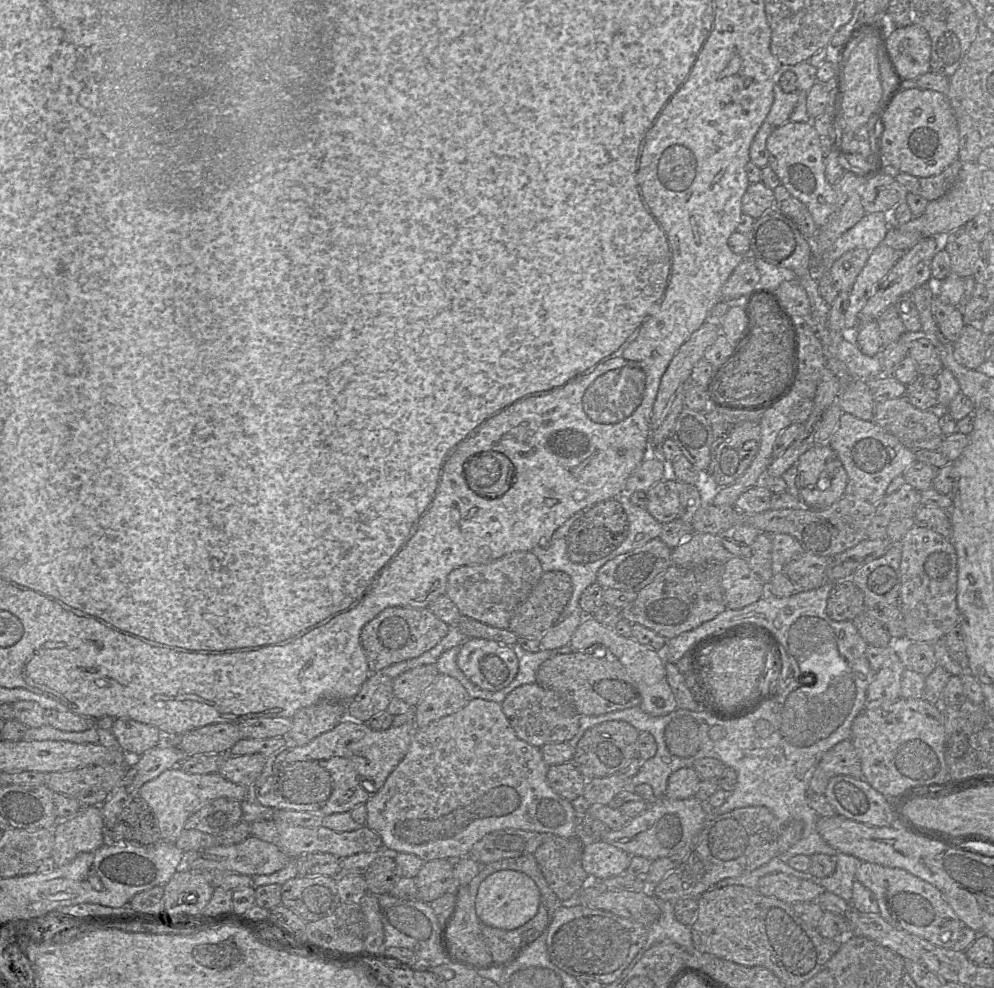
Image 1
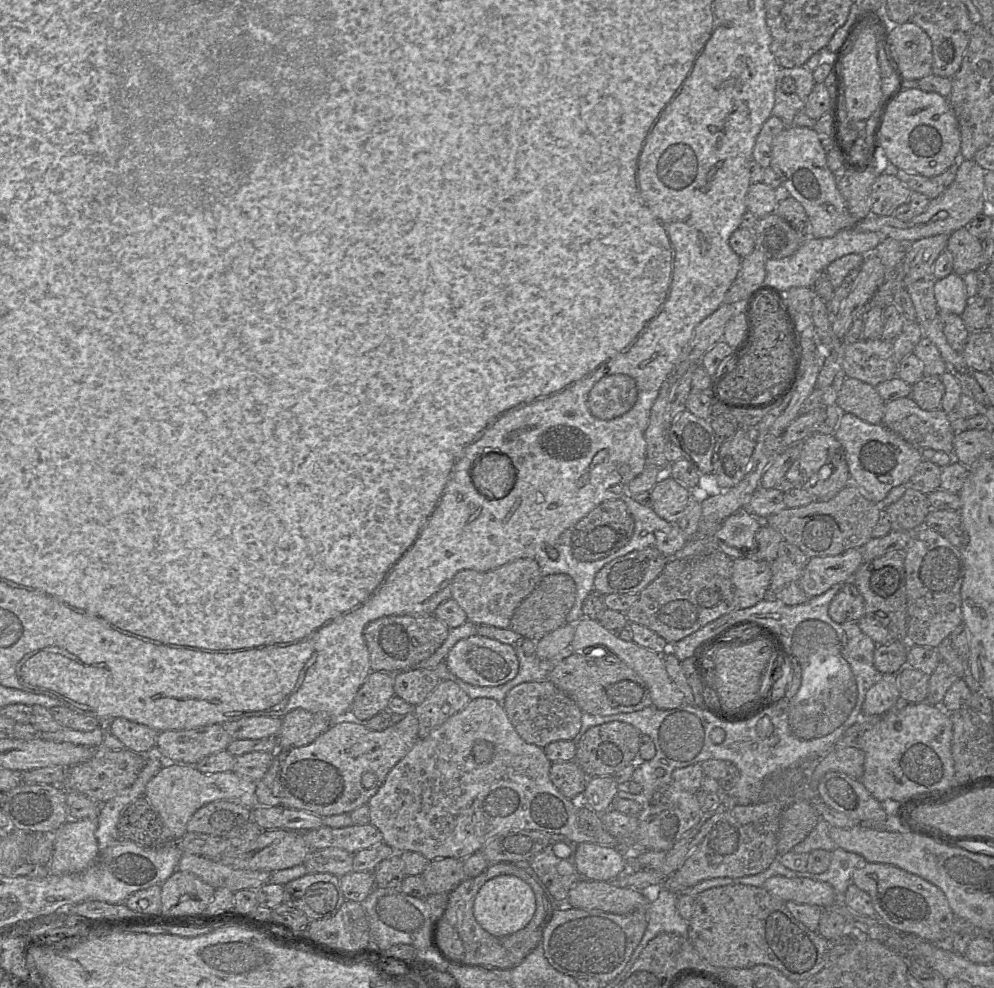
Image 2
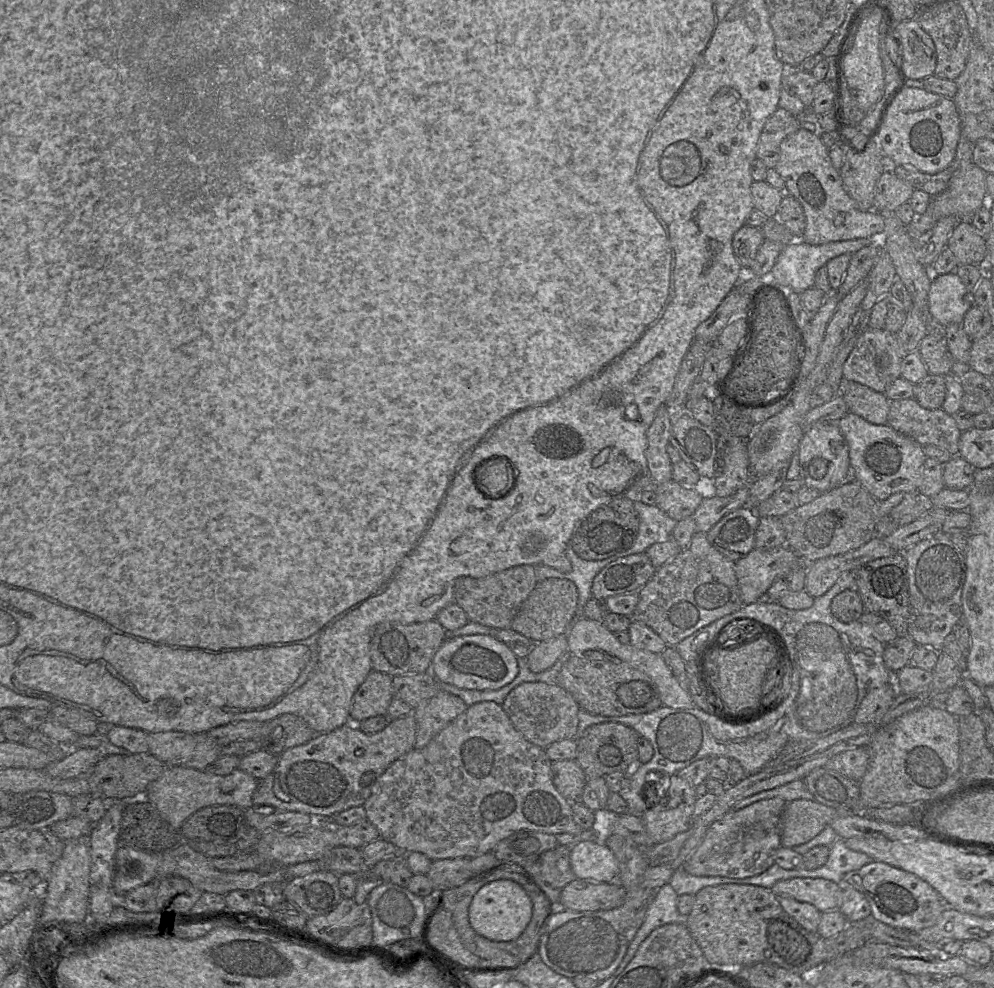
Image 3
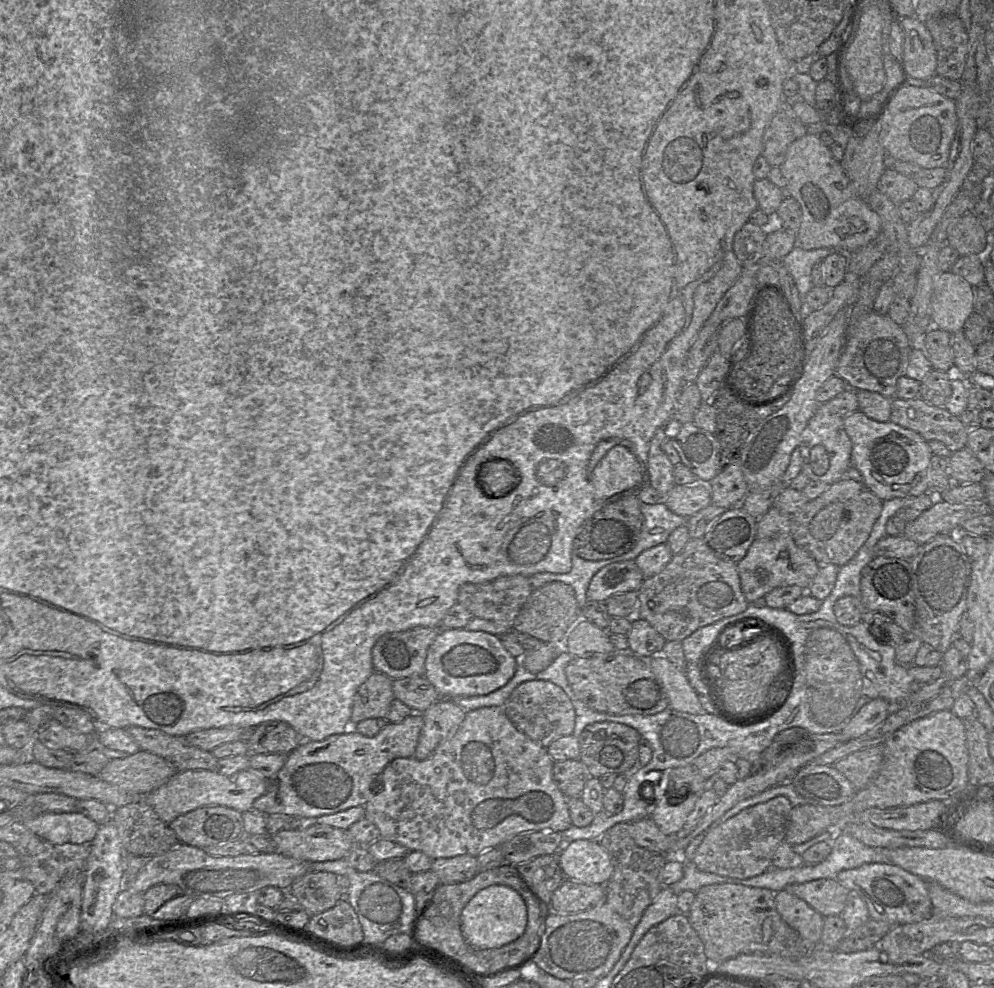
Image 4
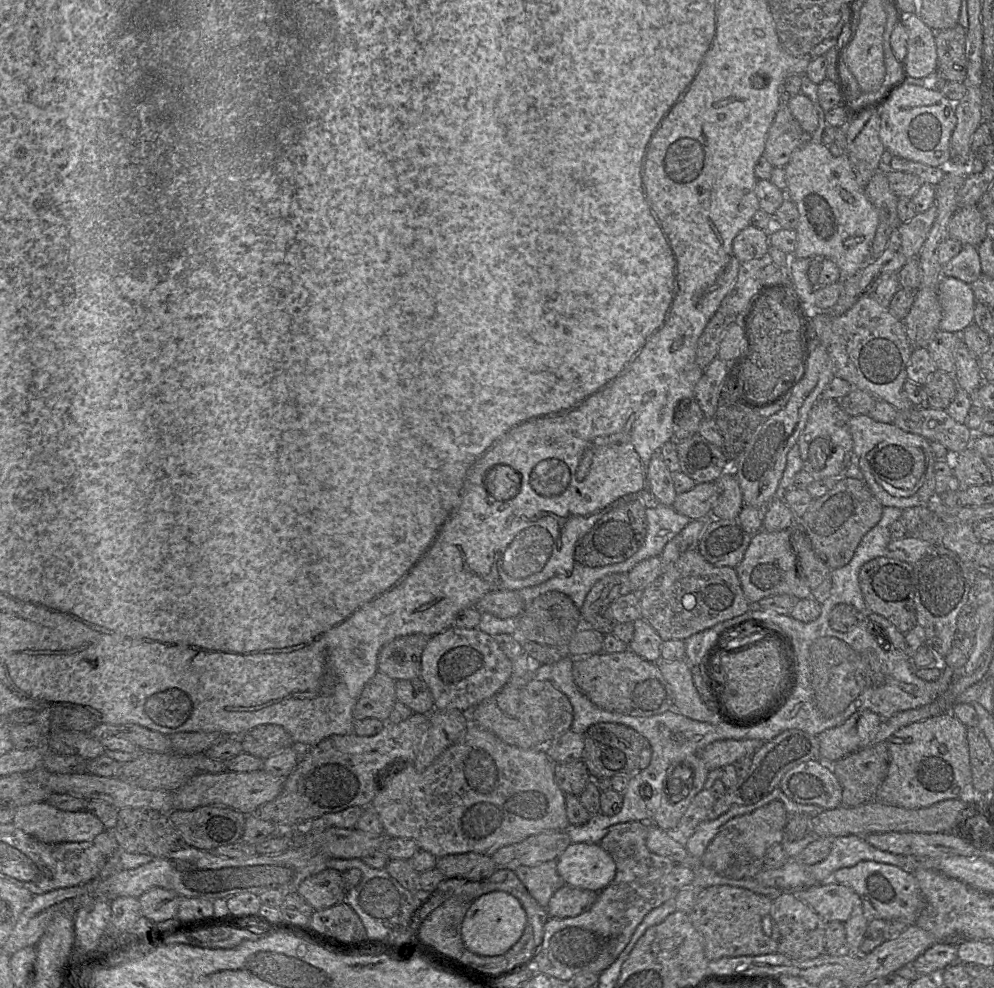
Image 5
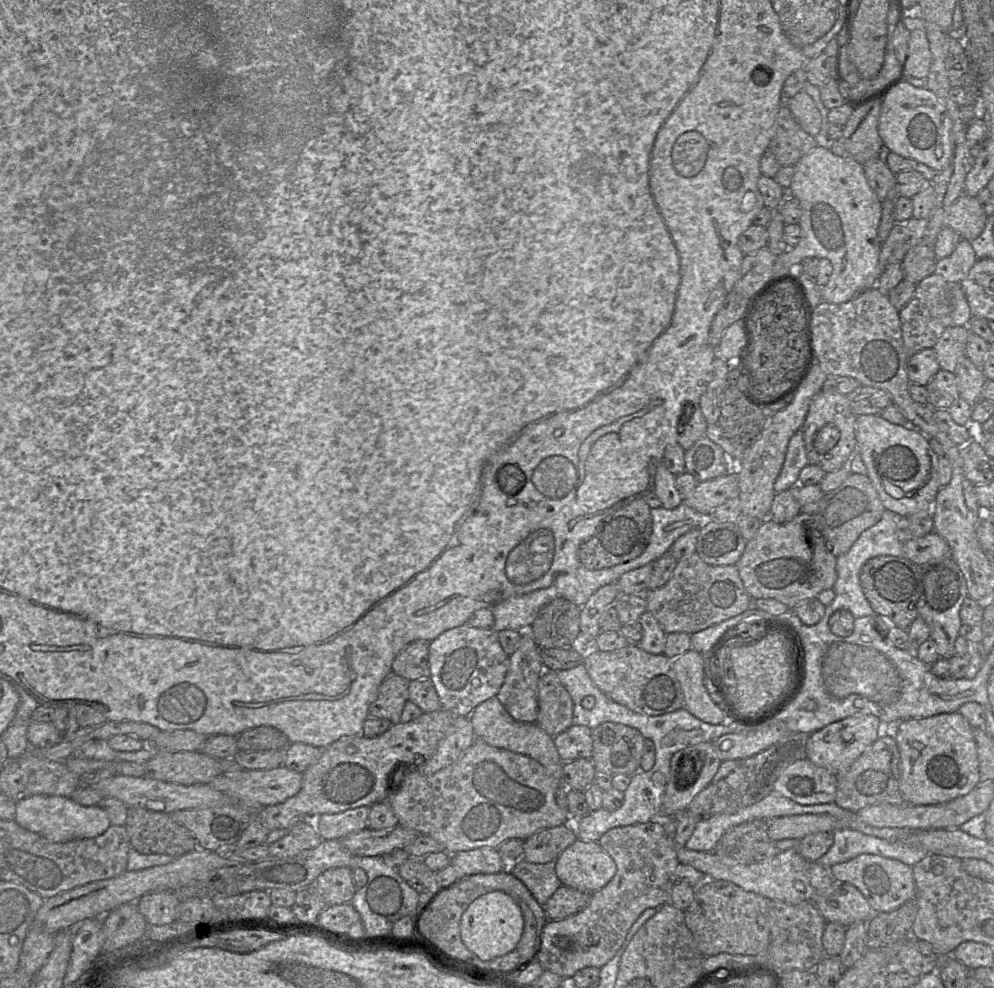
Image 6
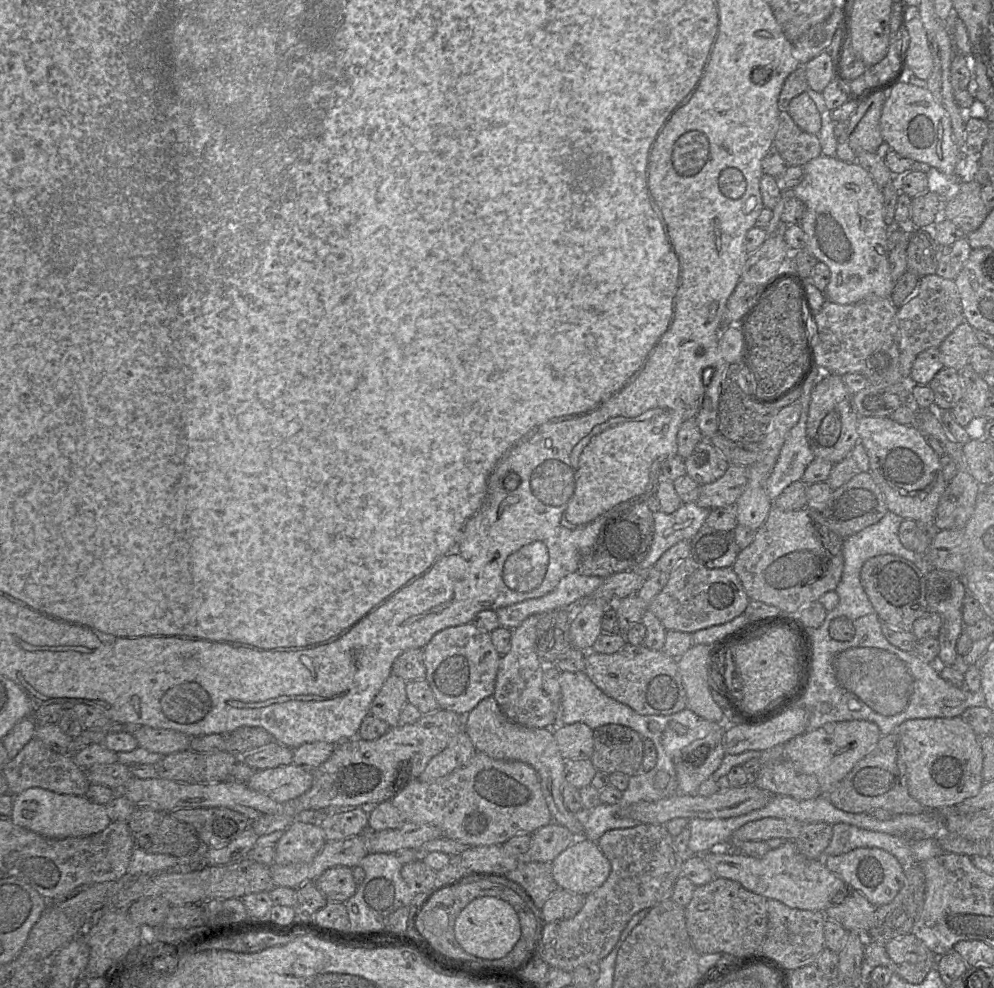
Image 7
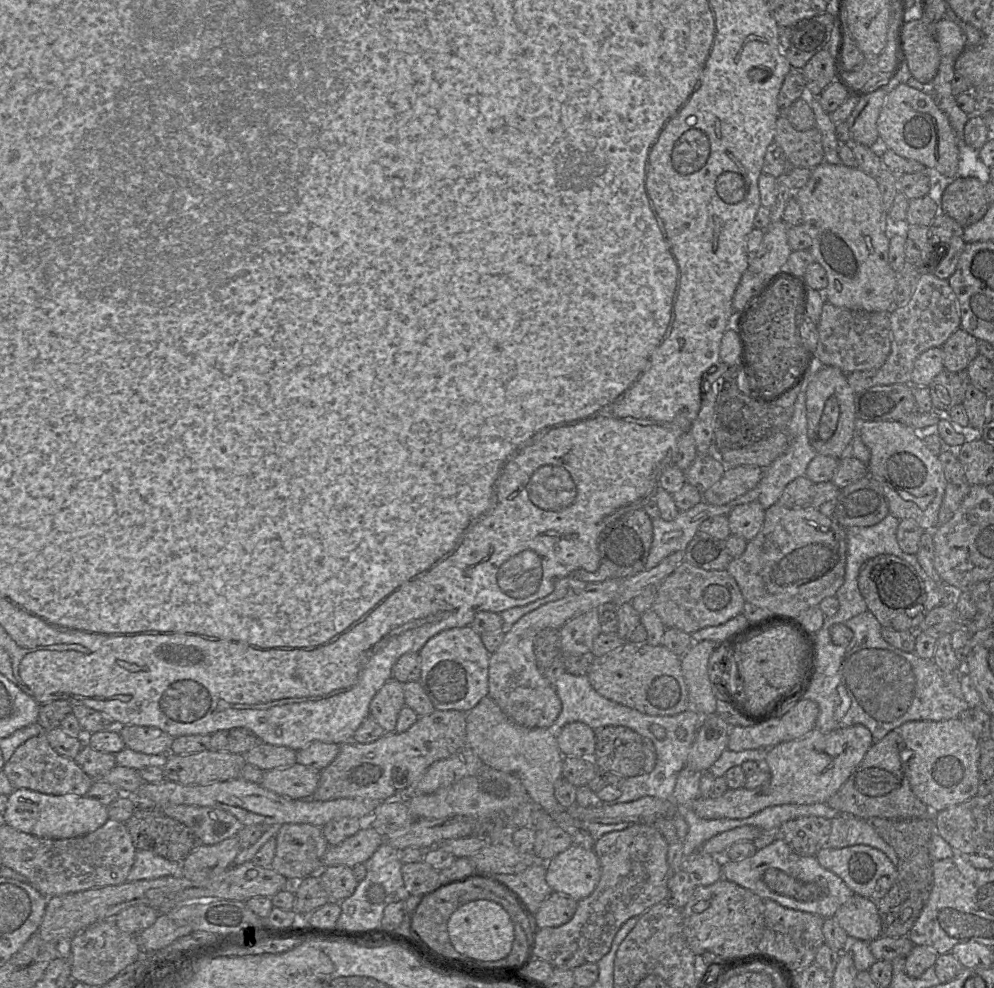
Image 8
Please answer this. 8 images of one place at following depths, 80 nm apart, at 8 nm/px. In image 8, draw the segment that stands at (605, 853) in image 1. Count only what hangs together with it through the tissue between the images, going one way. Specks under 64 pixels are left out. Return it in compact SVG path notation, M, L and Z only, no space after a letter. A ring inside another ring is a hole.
M575 844L546 862L546 882L552 891L576 901L594 891L600 876L600 862L594 850Z

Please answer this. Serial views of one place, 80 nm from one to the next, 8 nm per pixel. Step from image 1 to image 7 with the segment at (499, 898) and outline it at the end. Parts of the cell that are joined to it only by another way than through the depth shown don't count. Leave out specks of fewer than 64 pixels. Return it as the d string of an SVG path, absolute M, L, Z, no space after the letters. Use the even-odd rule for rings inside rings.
M490 896L472 900L456 917L454 935L461 948L483 960L505 957L520 938L520 920L511 904Z

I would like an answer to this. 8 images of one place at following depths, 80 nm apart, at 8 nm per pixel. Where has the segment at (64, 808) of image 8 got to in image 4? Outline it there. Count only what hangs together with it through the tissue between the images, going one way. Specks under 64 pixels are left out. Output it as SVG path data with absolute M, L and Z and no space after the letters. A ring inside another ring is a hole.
M78 811L44 813L20 822L37 836L55 844L91 843L99 830L94 820Z

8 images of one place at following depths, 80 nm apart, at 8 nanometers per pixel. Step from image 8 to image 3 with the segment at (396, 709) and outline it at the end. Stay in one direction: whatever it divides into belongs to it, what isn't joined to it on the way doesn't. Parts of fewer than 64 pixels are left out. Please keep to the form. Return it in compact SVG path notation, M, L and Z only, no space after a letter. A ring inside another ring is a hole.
M372 670L354 693L350 723L356 724L370 717L386 715L392 699L392 677Z

